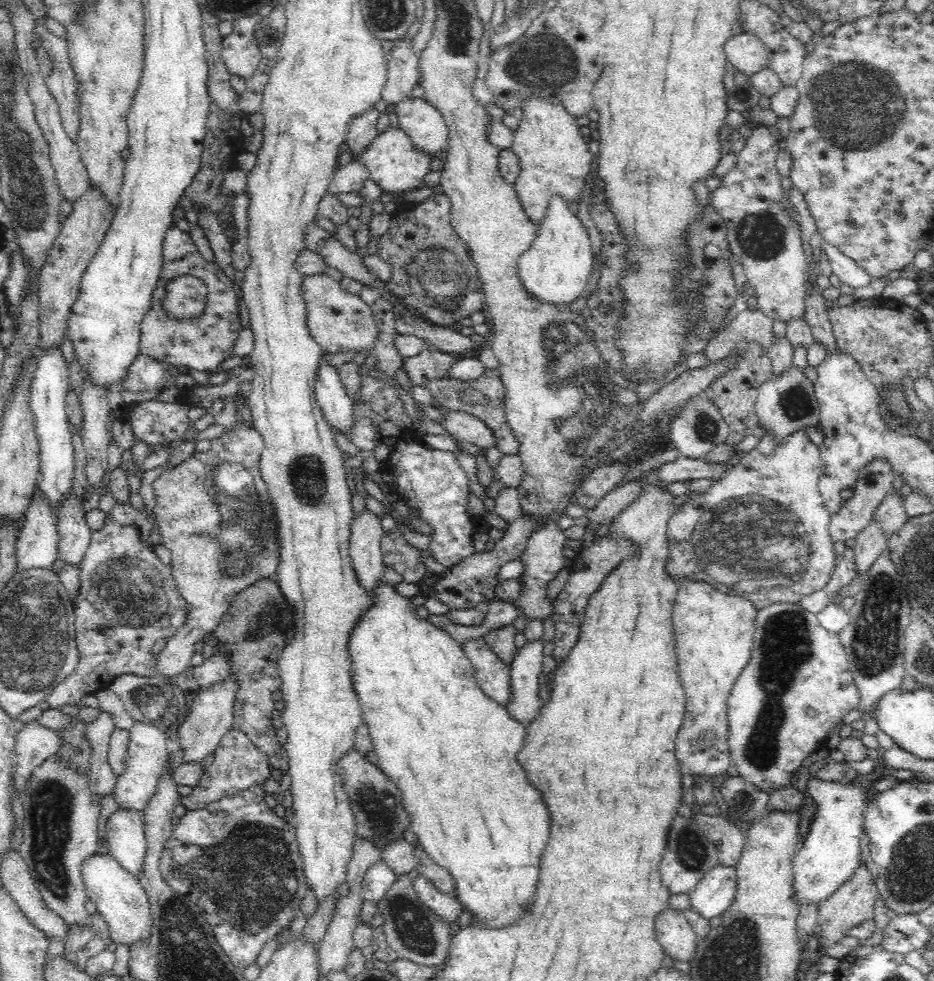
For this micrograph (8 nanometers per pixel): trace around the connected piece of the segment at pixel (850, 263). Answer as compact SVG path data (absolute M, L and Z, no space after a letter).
M824 241L821 248L828 256L832 273L842 285L847 285L855 290L855 288L863 288L871 284L872 278L854 260L844 256L836 247Z

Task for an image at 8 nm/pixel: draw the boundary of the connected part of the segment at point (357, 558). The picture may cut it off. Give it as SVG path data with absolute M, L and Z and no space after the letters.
M369 511L353 516L349 554L355 569L356 580L366 591L372 592L377 581L382 580L385 564L381 548L383 531L381 518Z

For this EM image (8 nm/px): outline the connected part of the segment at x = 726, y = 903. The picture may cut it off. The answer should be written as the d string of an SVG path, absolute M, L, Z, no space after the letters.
M716 865L703 875L689 896L689 908L710 920L720 917L730 908L737 892L735 867Z

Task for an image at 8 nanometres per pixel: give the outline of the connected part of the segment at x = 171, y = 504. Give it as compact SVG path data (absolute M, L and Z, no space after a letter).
M239 391L232 394L232 397L237 419L233 428L225 429L221 435L211 440L207 451L195 450L181 466L162 472L152 483L156 500L153 511L161 542L172 553L170 565L173 577L188 607L186 624L167 640L164 649L158 655L159 675L166 678L175 678L191 665L194 644L200 642L204 634L215 630L238 592L254 584L256 580L275 579L276 566L280 563L278 523L271 497L268 496L267 485L261 476L264 441L252 423L240 418L240 412L248 408L247 398Z

